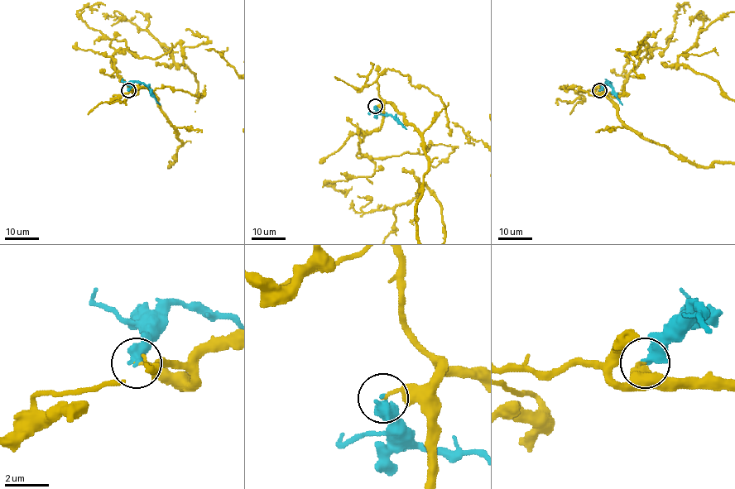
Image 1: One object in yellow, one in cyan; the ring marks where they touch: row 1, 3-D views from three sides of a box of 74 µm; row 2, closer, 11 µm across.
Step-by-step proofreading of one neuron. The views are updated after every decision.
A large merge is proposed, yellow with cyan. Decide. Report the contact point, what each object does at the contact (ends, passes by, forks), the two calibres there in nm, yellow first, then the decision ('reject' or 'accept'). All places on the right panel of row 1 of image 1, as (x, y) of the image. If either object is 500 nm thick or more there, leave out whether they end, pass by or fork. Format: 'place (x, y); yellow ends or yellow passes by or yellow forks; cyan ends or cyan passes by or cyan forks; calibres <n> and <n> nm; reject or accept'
place (599, 90); yellow ends; cyan ends; calibres 140 and 440 nm; reject

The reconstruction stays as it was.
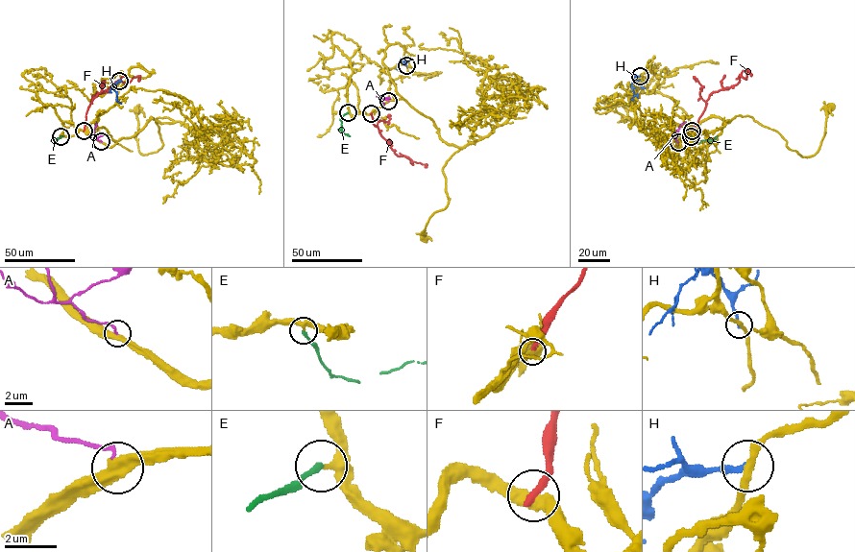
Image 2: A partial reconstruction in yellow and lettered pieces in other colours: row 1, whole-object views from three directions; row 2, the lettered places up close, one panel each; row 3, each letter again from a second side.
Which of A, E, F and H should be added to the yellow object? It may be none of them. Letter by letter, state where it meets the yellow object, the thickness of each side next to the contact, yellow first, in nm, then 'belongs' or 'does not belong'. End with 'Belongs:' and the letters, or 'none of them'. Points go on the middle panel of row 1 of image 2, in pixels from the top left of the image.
A: (388, 101) | 400/140 nm | does not belong
E: (348, 112) | 260/220 nm | belongs
F: (371, 113) | 380/360 nm | does not belong
H: (406, 65) | 260/220 nm | does not belong
Belongs: E

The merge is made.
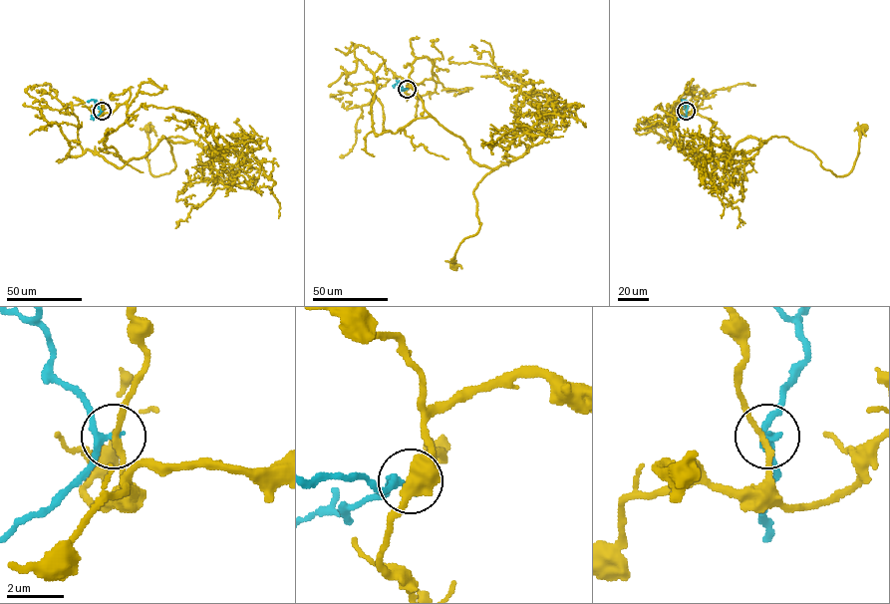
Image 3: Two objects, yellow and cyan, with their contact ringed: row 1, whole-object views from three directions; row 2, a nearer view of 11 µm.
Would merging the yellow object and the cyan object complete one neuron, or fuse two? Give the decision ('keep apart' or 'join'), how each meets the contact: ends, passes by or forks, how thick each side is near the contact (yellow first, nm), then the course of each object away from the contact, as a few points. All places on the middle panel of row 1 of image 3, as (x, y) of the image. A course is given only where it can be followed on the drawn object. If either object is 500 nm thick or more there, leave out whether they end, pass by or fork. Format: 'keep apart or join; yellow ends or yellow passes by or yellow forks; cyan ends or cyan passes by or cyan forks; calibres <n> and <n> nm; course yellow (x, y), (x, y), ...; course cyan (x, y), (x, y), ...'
keep apart; yellow passes by; cyan passes by; calibres 180 and 260 nm; course yellow (407, 89), (432, 78), (427, 57), (409, 75), (424, 109), (493, 169), (474, 189), (481, 223), (455, 266); course cyan (407, 89), (404, 91), (398, 84), (393, 87)

